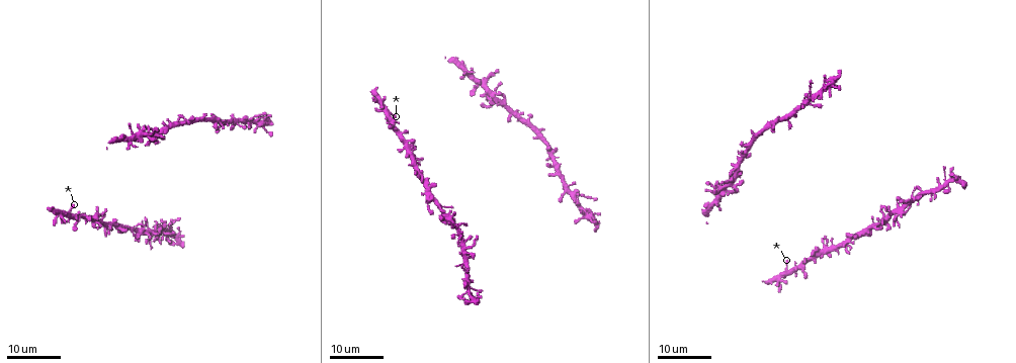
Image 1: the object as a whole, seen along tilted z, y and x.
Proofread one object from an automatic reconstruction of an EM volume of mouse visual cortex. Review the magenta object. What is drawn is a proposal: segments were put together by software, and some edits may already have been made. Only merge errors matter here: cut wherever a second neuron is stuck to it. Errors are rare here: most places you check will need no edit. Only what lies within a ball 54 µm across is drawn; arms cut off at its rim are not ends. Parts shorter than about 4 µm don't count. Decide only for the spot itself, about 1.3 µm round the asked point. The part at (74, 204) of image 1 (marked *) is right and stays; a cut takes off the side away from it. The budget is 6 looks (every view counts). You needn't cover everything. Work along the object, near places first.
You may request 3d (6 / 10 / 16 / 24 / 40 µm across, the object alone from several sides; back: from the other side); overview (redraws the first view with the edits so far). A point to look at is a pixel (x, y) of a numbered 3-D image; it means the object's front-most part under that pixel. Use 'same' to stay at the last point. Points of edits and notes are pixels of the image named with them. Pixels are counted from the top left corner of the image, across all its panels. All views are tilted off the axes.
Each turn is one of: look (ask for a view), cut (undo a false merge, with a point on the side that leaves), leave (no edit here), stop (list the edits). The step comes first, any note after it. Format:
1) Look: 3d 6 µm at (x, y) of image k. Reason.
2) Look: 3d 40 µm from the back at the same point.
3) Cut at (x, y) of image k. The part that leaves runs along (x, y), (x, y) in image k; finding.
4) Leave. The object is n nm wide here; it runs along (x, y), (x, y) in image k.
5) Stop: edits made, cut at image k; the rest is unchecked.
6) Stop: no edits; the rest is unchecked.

Look: 3d 16 µm at (787, 272) of image 1. Three-way junction.

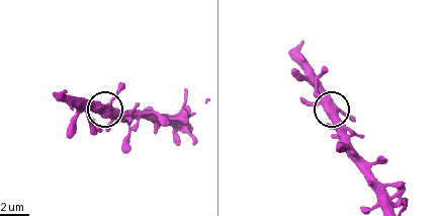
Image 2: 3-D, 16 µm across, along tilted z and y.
Look: 3d 10 µm at (326, 109) of image 2.

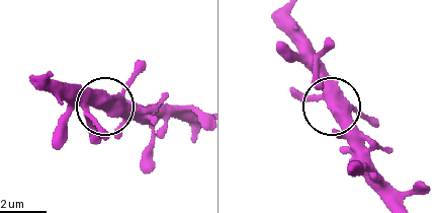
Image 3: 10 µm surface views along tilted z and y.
Leave. 3 arms meet here; one neuron here.

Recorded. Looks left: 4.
Look: 3d 16 µm at (893, 214) of image 1. Four-way junction.

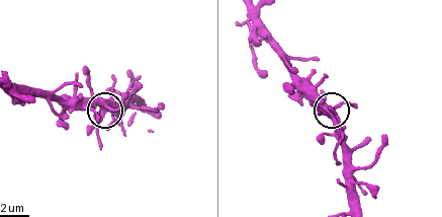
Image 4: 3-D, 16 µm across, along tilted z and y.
Look: 3d 10 µm at (331, 115) of image 4. Zoom in.

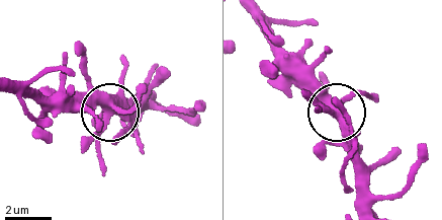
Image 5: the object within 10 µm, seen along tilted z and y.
Leave. 4 arms meet here; it runs along (252, 18), (282, 64), (336, 113), (317, 106) in image 5; continuous, no second neuron.

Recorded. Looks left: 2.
Look: 3d 24 µm at (811, 95) of image 1. Looks like a crossing.

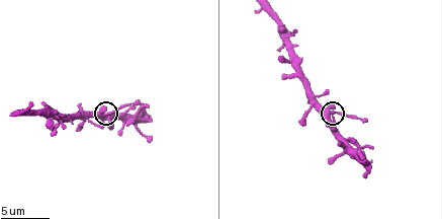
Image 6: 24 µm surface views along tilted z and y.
Look: 3d 6 µm at (328, 113) of image 6. Closer look.

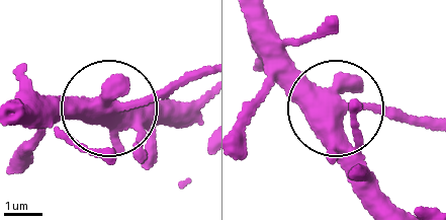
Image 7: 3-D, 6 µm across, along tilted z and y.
Leave. It runs along (242, 11), (332, 100), (423, 119) in image 7; continuous, no second neuron.

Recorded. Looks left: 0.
Stop: no edits; the rest is unchecked.

